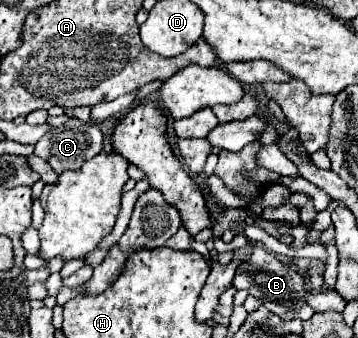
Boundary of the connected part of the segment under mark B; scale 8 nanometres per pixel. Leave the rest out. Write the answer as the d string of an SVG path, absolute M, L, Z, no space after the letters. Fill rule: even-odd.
M254 243L254 253L248 263L242 263L234 277L236 289L246 289L250 295L254 295L268 311L276 313L282 319L300 319L308 321L308 317L314 315L314 309L306 303L306 281L302 275L298 275L290 265L282 263L276 255L266 251L260 243Z

